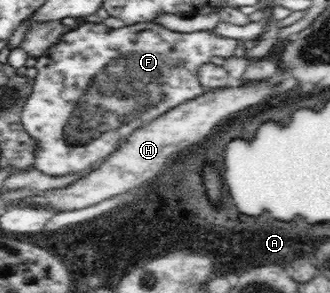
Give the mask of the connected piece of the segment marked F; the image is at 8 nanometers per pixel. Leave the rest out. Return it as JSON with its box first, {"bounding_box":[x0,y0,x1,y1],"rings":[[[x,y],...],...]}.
{"bounding_box":[21,20,242,175],"rings":[[[153,20],[142,21],[141,25],[125,26],[122,29],[110,29],[105,24],[96,25],[96,23],[84,22],[78,28],[63,34],[62,38],[53,47],[50,47],[40,57],[37,57],[35,67],[38,70],[38,75],[36,75],[32,93],[27,96],[21,113],[22,130],[29,133],[31,139],[34,139],[34,143],[37,144],[34,168],[46,173],[46,175],[66,175],[66,173],[90,171],[92,165],[97,167],[111,155],[113,150],[116,150],[117,144],[120,145],[132,132],[142,129],[142,126],[145,126],[151,119],[160,117],[162,113],[174,109],[174,106],[182,105],[185,101],[194,100],[194,97],[206,93],[206,85],[202,85],[197,77],[197,70],[200,65],[204,65],[204,63],[214,65],[214,61],[222,61],[222,57],[234,57],[234,49],[238,49],[238,45],[242,45],[242,41],[238,41],[238,39],[219,37],[214,35],[214,31],[212,33],[211,31],[179,33],[165,29]]]}

